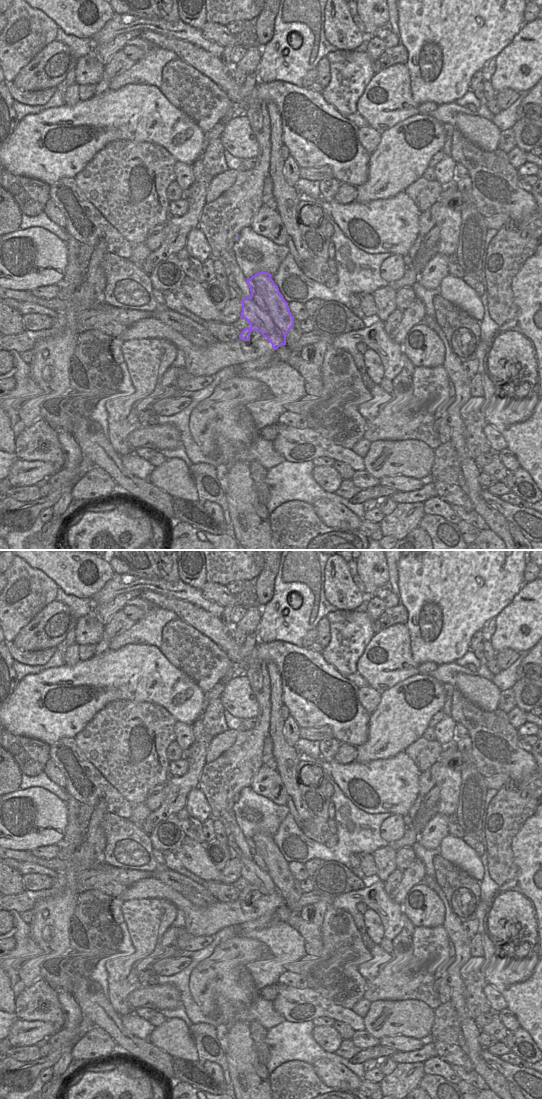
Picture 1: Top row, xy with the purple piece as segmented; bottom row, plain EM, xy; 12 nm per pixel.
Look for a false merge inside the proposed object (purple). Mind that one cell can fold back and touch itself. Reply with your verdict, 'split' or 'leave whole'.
split

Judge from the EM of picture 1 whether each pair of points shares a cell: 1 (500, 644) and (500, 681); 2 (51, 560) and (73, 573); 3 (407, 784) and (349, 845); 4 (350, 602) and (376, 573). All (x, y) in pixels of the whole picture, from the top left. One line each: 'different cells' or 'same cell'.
1: different cells
2: same cell
3: different cells
4: different cells

